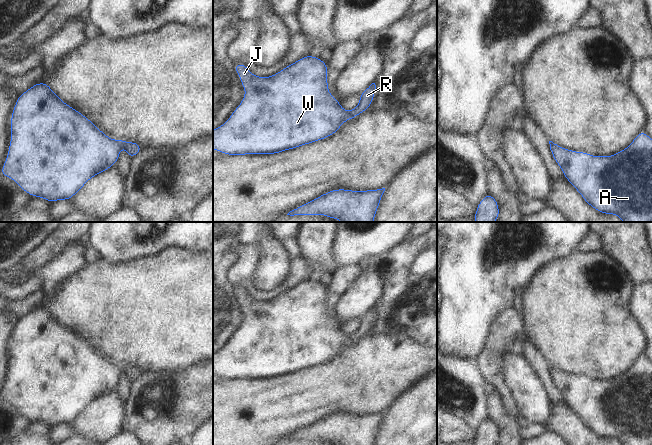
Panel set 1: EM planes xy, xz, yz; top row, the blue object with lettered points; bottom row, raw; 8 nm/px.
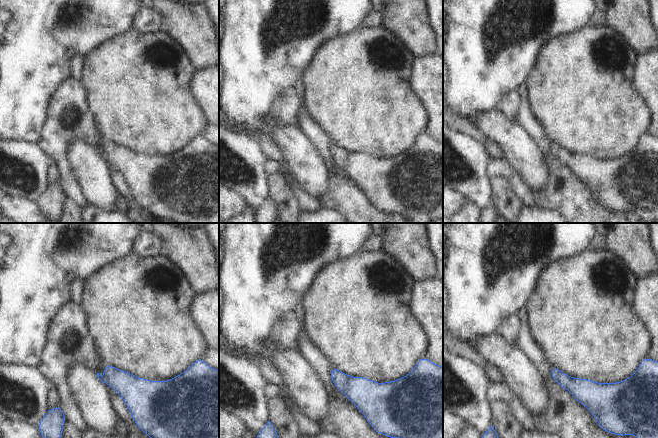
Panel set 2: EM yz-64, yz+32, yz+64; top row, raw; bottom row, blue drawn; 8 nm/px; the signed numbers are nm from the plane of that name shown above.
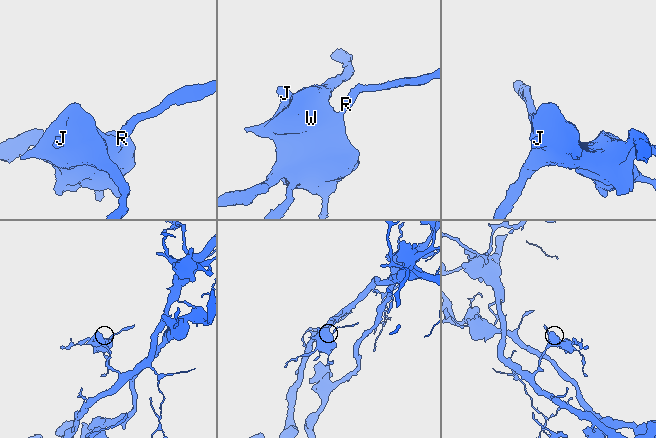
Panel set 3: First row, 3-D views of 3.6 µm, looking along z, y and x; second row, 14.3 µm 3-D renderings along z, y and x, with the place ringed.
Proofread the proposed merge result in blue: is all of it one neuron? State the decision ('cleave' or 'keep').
keep

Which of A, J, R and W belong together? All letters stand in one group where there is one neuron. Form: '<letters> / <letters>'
A J R W

